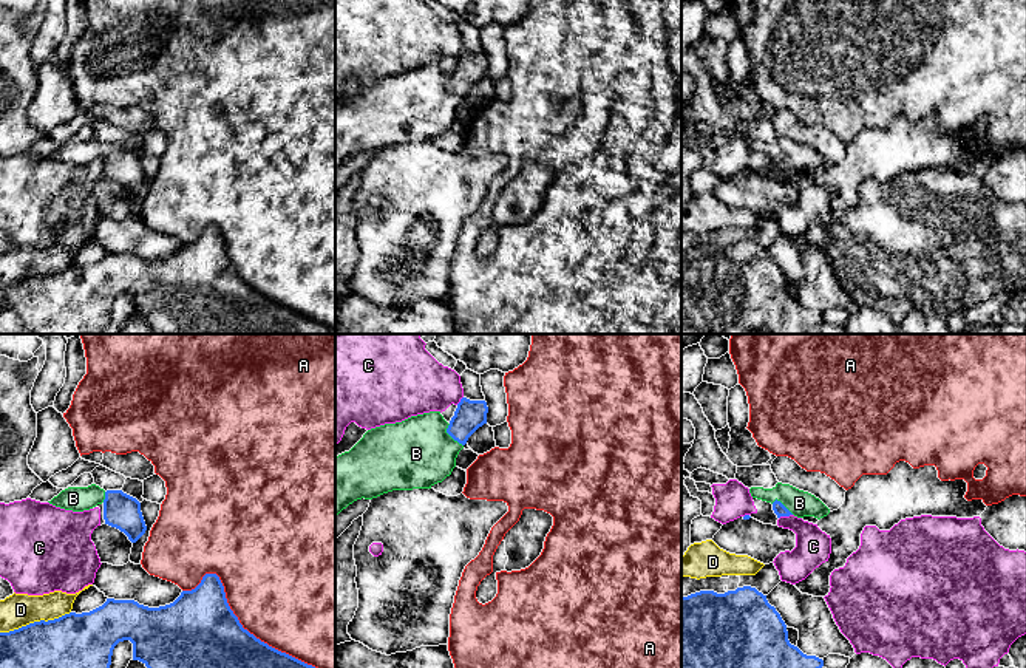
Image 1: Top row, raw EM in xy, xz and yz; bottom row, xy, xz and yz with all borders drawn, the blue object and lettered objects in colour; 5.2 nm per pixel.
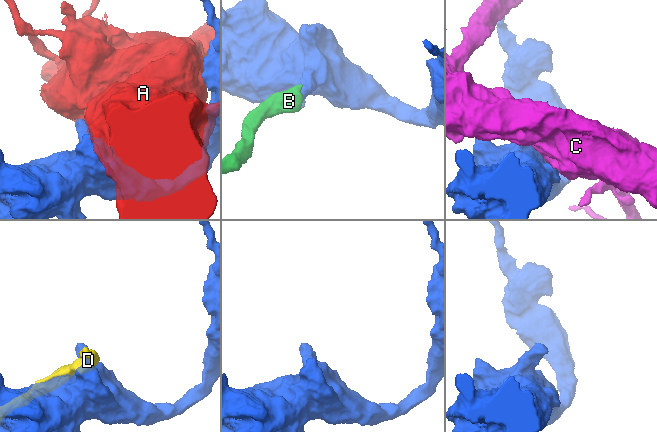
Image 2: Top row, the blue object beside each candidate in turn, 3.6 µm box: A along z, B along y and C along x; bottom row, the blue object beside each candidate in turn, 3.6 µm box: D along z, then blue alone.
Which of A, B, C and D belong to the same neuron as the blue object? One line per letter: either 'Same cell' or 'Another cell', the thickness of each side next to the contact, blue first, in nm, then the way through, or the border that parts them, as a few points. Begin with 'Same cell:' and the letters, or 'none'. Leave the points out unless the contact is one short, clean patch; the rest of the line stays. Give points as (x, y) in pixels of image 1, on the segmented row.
Same cell: B
A: Another cell. Thickness 400 nm (blue) against 500 nm
B: Same cell. Thickness 160 nm (blue) against 360 nm. Path across: xz (470, 415), (451, 436), (422, 447), (416, 453)
C: Another cell. Thickness 70 nm (blue) against 190 nm
D: Another cell. Thickness 280 nm (blue) against 180 nm

